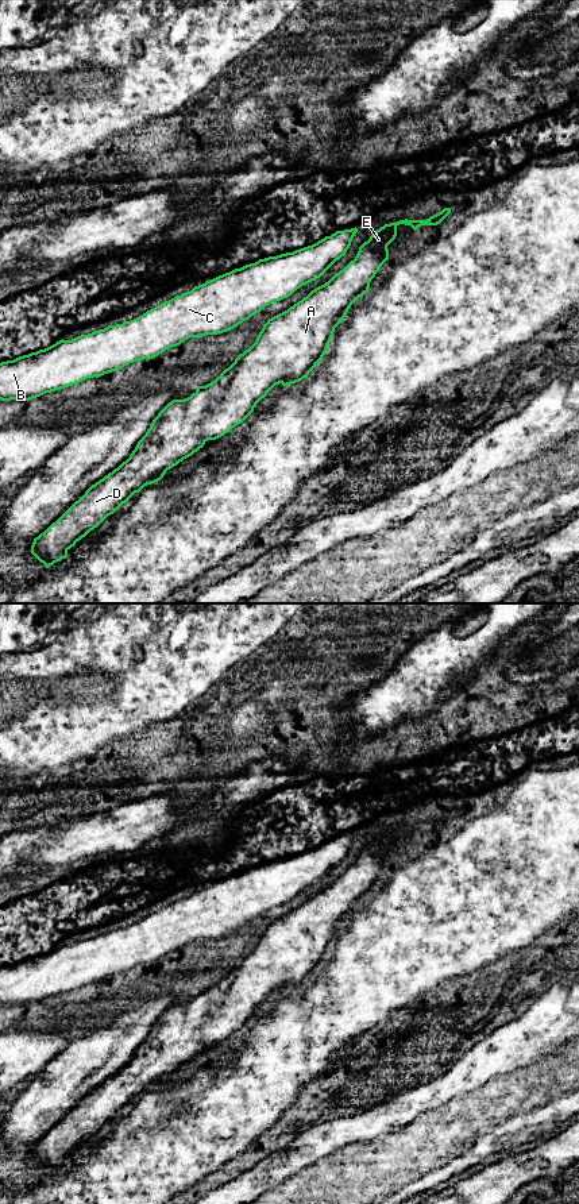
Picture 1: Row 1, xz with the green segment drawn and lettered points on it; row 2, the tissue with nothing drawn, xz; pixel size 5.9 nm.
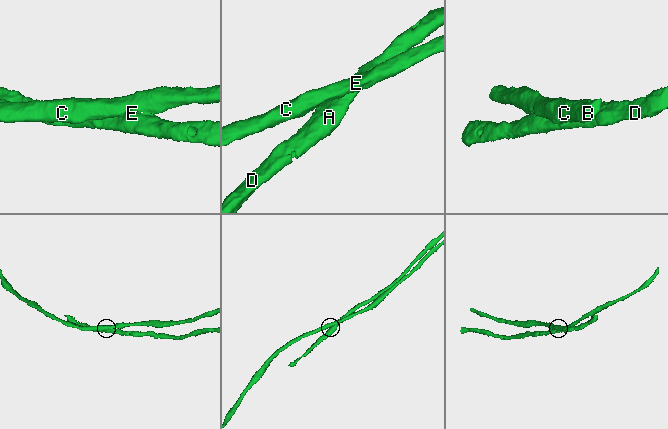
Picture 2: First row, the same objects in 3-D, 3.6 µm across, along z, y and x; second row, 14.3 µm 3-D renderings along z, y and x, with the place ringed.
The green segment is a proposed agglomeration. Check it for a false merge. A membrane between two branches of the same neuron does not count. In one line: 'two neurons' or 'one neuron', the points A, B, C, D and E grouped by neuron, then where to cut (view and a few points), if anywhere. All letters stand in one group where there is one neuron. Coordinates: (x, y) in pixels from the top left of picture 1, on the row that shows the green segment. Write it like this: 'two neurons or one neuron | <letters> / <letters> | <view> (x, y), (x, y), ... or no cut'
two neurons | A D E / B C | xz (415, 220), (417, 227)

